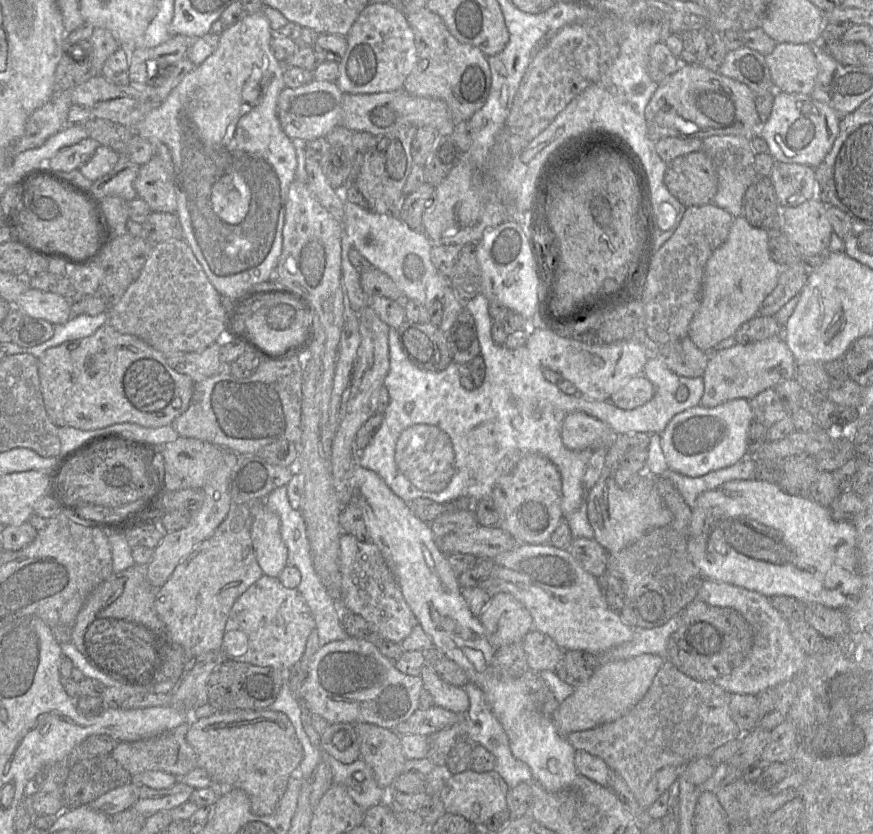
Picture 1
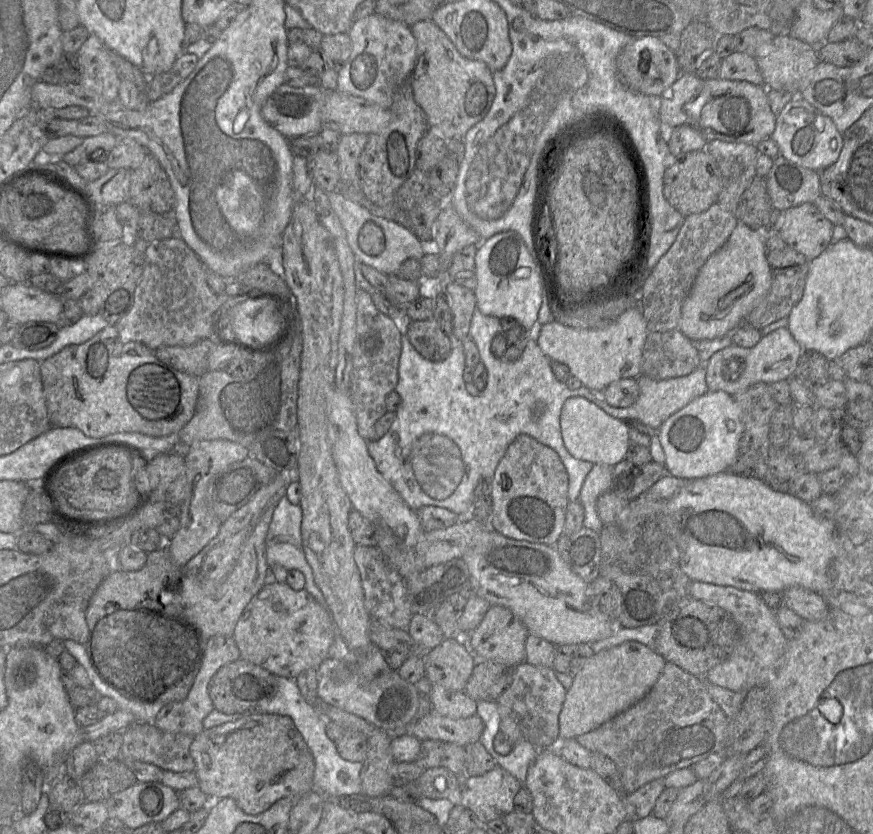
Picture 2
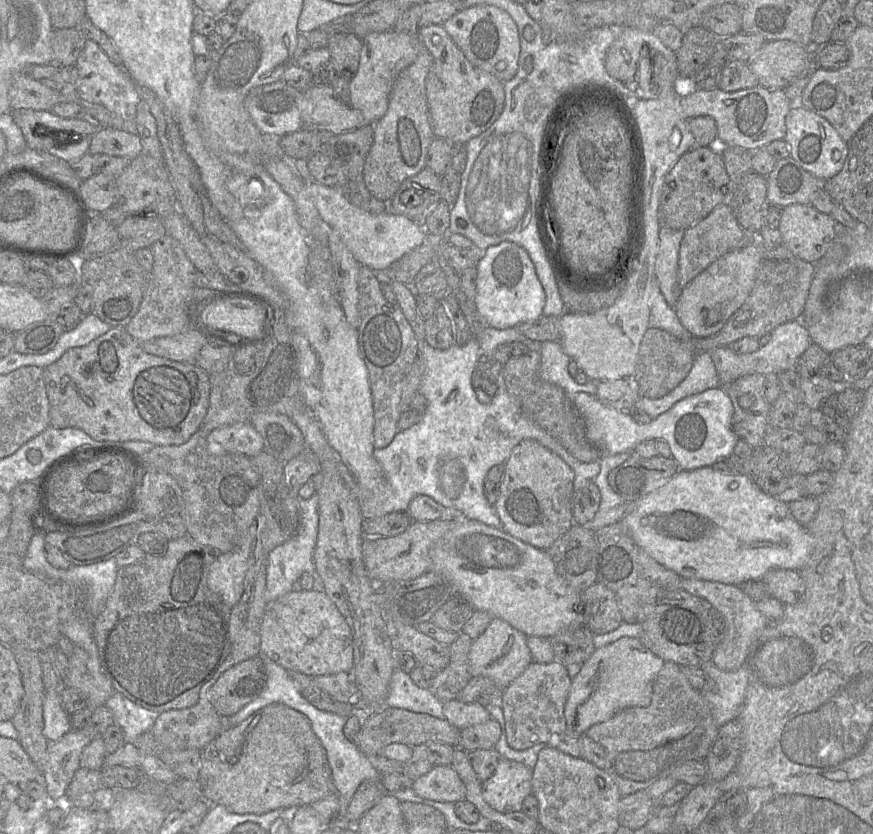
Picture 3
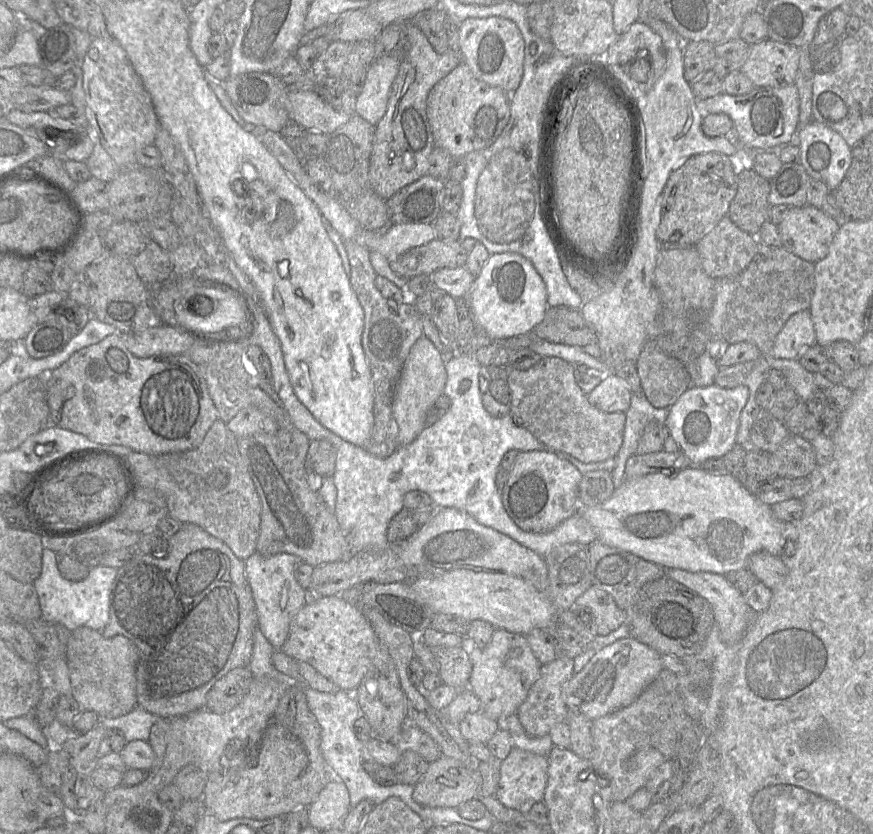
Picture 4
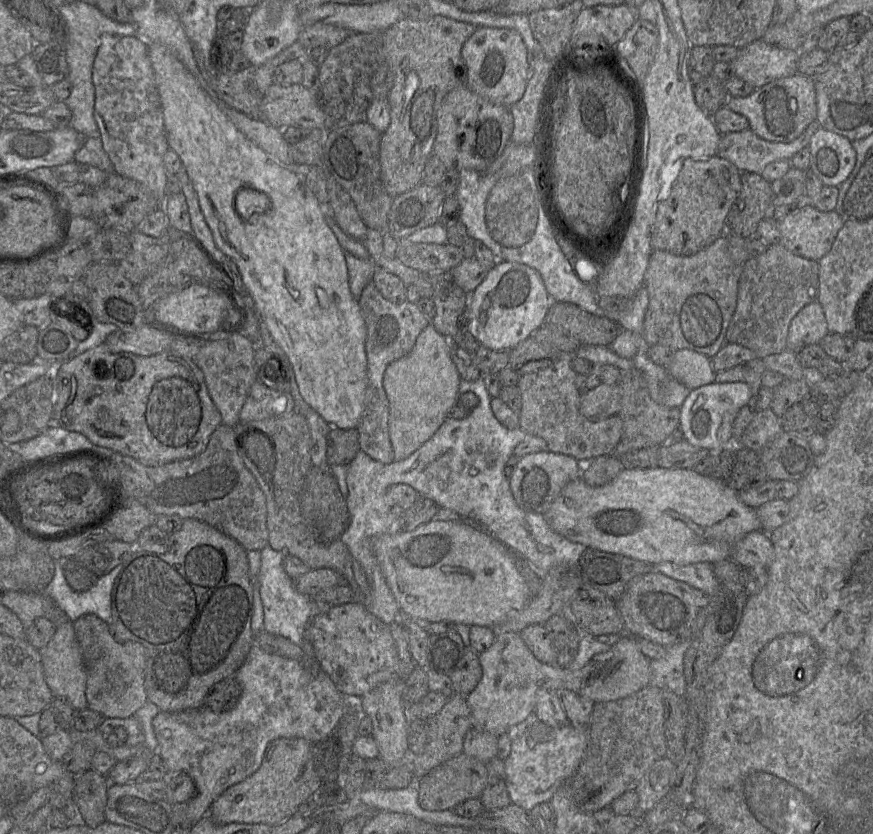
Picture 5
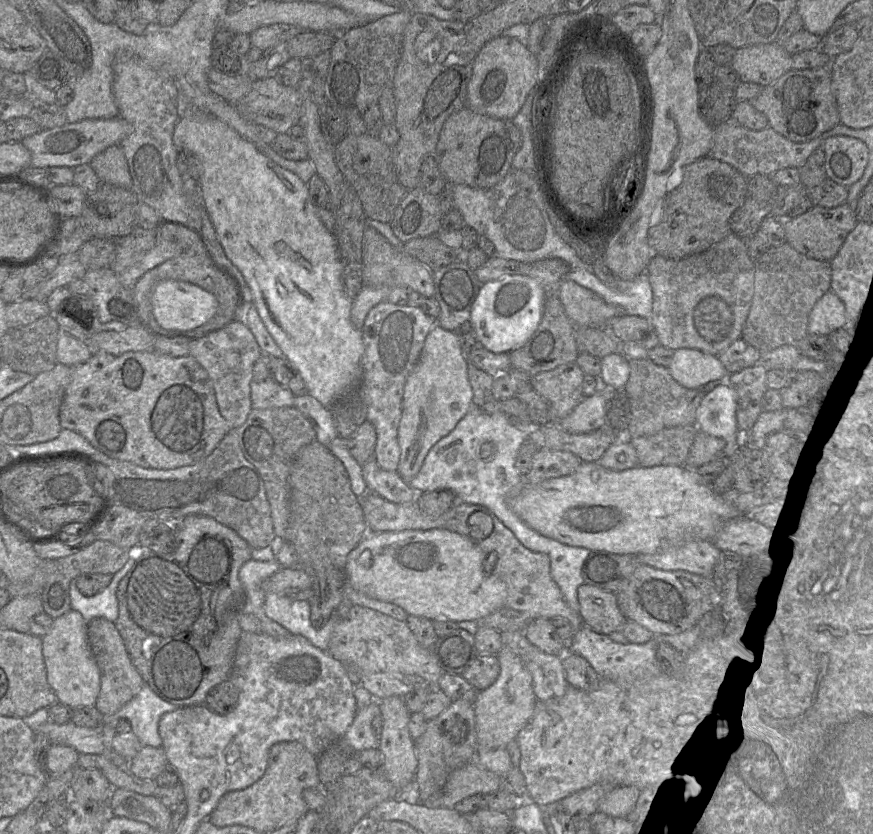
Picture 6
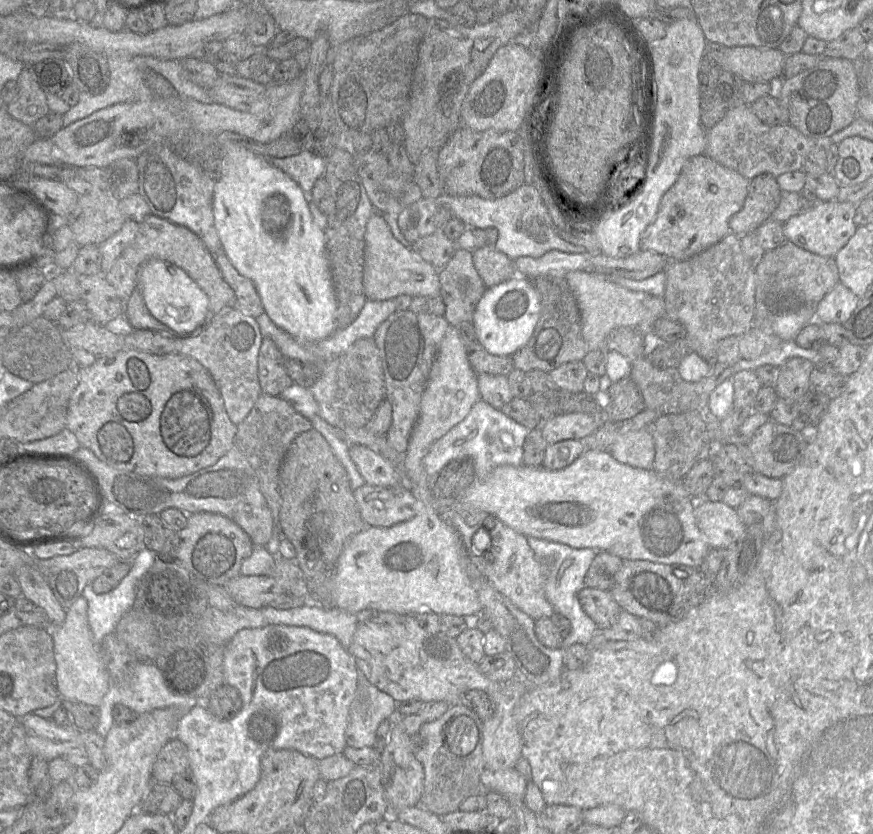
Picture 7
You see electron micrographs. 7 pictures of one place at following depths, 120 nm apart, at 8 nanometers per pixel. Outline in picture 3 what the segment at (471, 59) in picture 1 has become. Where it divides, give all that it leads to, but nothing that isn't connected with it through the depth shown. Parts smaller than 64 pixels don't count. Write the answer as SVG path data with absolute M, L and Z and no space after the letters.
M430 24L418 36L433 57L426 77L426 98L434 135L452 144L466 144L486 131L500 116L505 103L503 83L472 65L442 25Z

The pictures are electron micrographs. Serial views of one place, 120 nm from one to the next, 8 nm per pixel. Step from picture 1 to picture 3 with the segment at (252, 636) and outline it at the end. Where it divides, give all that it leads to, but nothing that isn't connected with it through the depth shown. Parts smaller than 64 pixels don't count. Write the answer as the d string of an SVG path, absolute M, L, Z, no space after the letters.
M290 591L266 604L261 624L261 654L286 670L325 676L353 669L353 635L337 606L324 592Z

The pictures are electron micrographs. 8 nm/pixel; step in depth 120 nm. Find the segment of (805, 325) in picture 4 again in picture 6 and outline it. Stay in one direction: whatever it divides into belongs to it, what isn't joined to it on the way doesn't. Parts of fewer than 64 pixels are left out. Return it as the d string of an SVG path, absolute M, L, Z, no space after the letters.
M831 290L827 291L813 306L807 331L809 334L827 336L831 332L845 327L845 306Z

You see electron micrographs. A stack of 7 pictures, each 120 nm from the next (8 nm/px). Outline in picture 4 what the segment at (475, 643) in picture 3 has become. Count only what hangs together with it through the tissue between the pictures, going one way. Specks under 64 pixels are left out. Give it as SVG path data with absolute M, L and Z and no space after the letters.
M496 628L490 642L484 648L475 645L467 648L472 663L468 688L479 698L480 711L497 722L516 714L538 679L542 665L532 652L526 636Z

